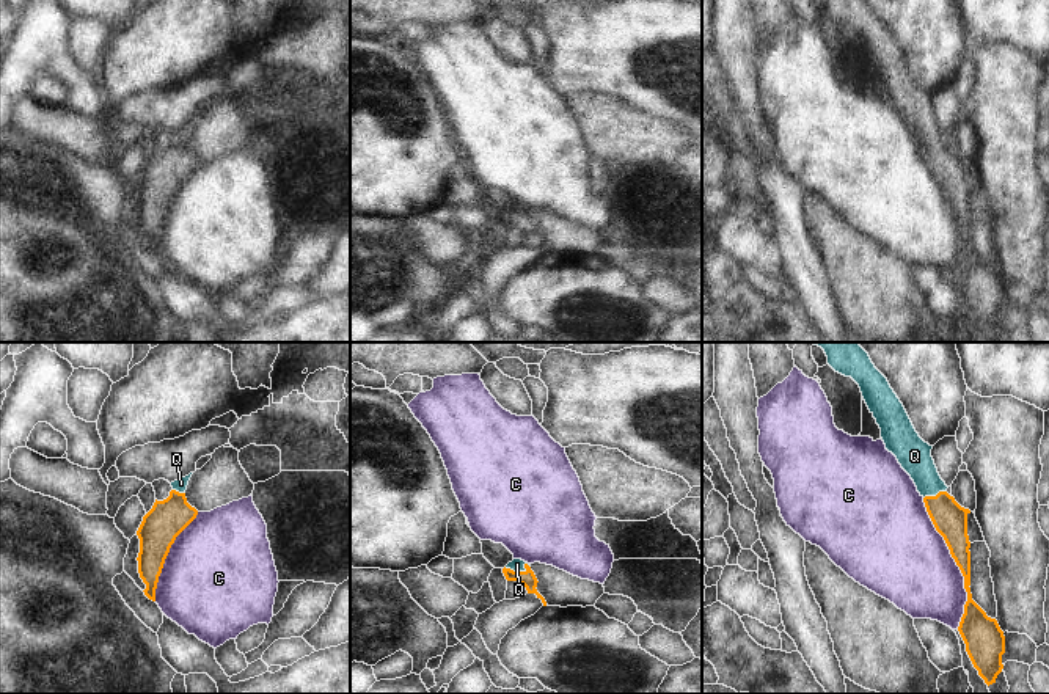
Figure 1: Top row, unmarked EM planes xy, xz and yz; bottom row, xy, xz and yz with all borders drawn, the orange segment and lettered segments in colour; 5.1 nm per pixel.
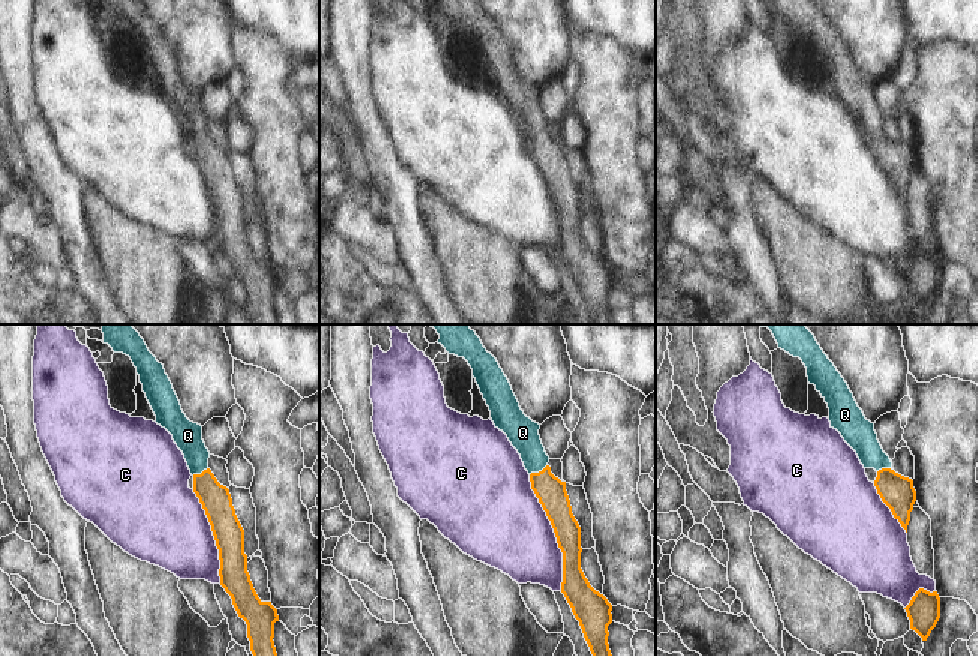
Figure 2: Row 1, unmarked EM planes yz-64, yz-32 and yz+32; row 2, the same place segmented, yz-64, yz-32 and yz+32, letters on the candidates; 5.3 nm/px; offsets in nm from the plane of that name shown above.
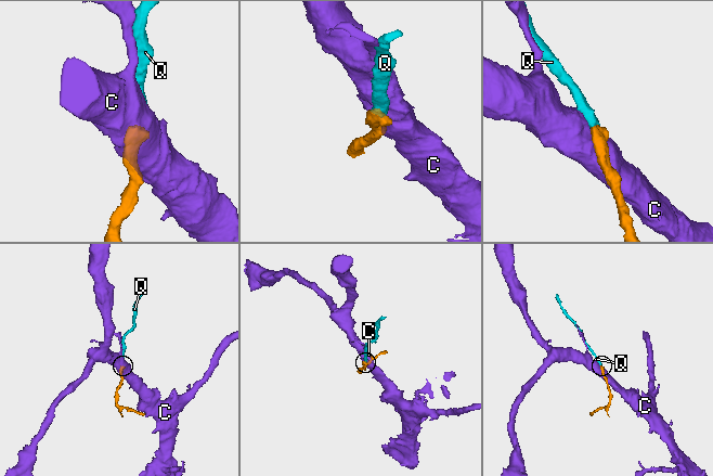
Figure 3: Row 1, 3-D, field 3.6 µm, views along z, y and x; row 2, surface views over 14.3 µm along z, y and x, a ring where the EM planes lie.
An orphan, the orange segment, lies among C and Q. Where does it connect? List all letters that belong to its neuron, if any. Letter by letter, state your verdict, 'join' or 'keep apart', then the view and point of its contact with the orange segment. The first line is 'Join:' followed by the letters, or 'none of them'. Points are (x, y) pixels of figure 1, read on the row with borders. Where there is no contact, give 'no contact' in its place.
Join: Q
C: keep apart; contact yz (957, 564)
Q: join; contact xz (519, 572)

